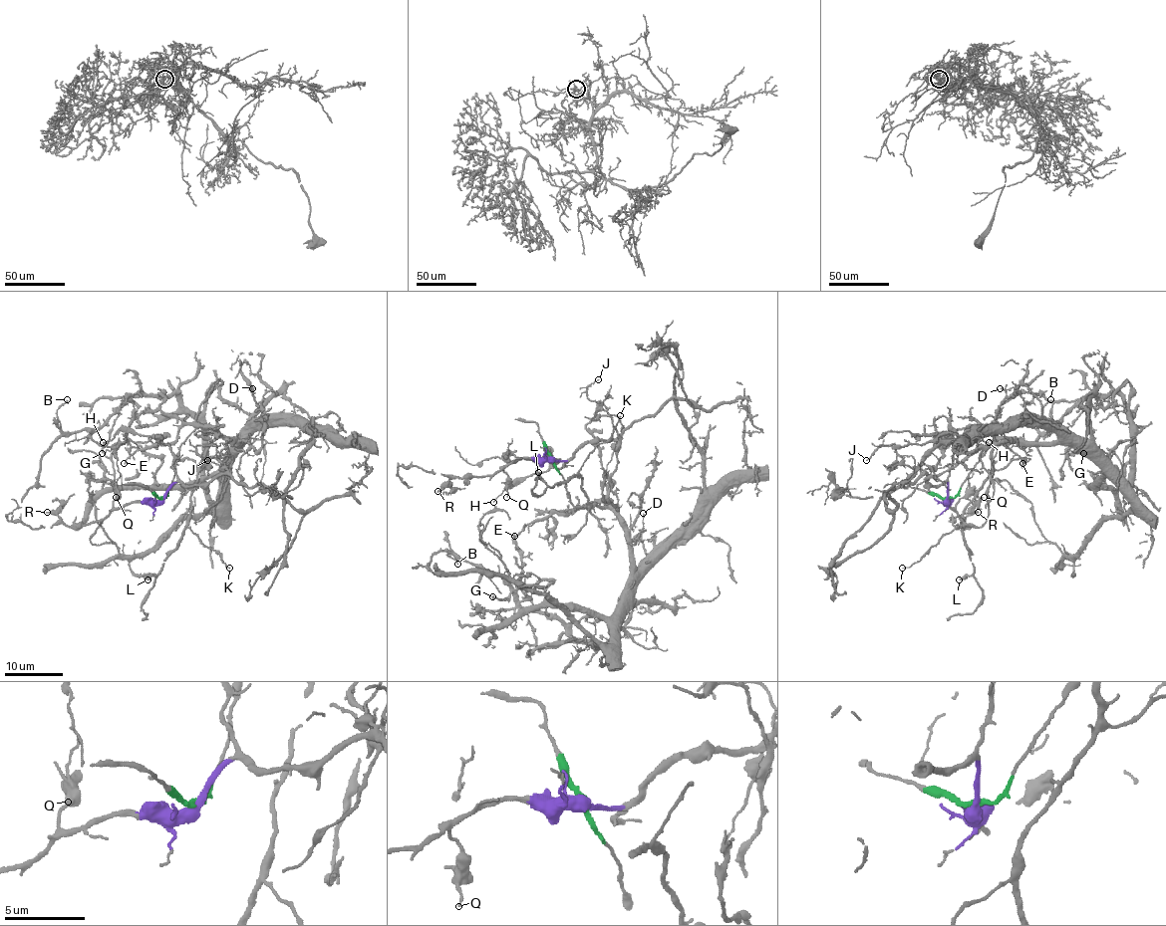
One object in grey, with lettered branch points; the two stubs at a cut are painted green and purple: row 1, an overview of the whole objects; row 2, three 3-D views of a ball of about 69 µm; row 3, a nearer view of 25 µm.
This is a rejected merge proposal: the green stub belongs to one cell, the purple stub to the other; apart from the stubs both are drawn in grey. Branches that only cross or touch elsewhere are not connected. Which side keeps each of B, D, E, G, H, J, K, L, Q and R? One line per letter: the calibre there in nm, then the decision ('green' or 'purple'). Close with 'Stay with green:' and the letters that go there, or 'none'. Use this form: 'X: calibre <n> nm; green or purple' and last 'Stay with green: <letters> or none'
B: calibre 170 nm; green
D: calibre 170 nm; green
E: calibre 140 nm; green
G: calibre 130 nm; green
H: calibre 110 nm; purple
J: calibre 100 nm; purple
K: calibre 90 nm; green
L: calibre 400 nm; green
Q: calibre 160 nm; purple
R: calibre 300 nm; purple
Stay with green: B, D, E, G, K, L

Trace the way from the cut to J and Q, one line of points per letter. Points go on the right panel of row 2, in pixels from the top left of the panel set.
J: (946, 498), (946, 482), (931, 485), (914, 459), (902, 457), (893, 444), (885, 444), (865, 460)
Q: (946, 498), (944, 501), (955, 507), (961, 498), (975, 494), (984, 497)

